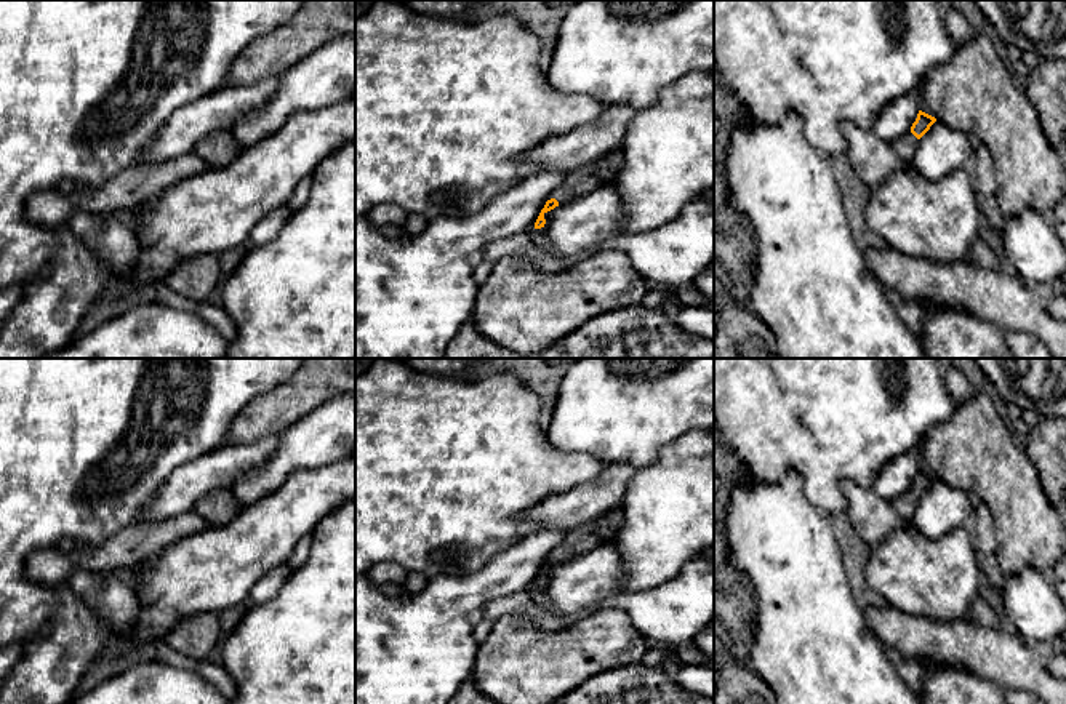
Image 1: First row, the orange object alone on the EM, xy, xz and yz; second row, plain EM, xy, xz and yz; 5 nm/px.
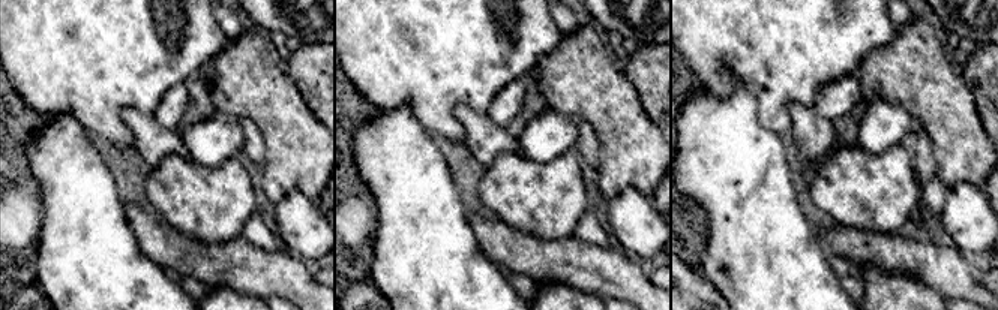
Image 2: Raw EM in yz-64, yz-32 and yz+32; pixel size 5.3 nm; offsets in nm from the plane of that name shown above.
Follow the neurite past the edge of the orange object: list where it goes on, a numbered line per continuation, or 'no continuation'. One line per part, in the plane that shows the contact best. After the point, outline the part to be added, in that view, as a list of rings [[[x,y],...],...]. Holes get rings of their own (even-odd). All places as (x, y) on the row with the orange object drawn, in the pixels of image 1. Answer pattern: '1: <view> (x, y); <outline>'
1: xz (585, 180); [[[594,163],[584,165],[567,174],[562,186],[551,194],[549,200],[555,198],[559,205],[565,205],[586,194],[591,194],[600,186],[603,186],[603,181],[597,176]]]

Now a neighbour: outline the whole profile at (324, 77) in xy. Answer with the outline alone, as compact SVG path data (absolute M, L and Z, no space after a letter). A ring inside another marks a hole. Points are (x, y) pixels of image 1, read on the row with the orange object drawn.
M341 35L283 72L272 101L230 130L242 149L277 133L299 110L331 106L355 93L355 35Z

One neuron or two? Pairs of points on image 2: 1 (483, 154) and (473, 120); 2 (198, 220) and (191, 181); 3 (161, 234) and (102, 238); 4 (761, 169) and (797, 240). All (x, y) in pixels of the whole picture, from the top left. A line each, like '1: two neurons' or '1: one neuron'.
1: one neuron
2: one neuron
3: two neurons
4: one neuron

